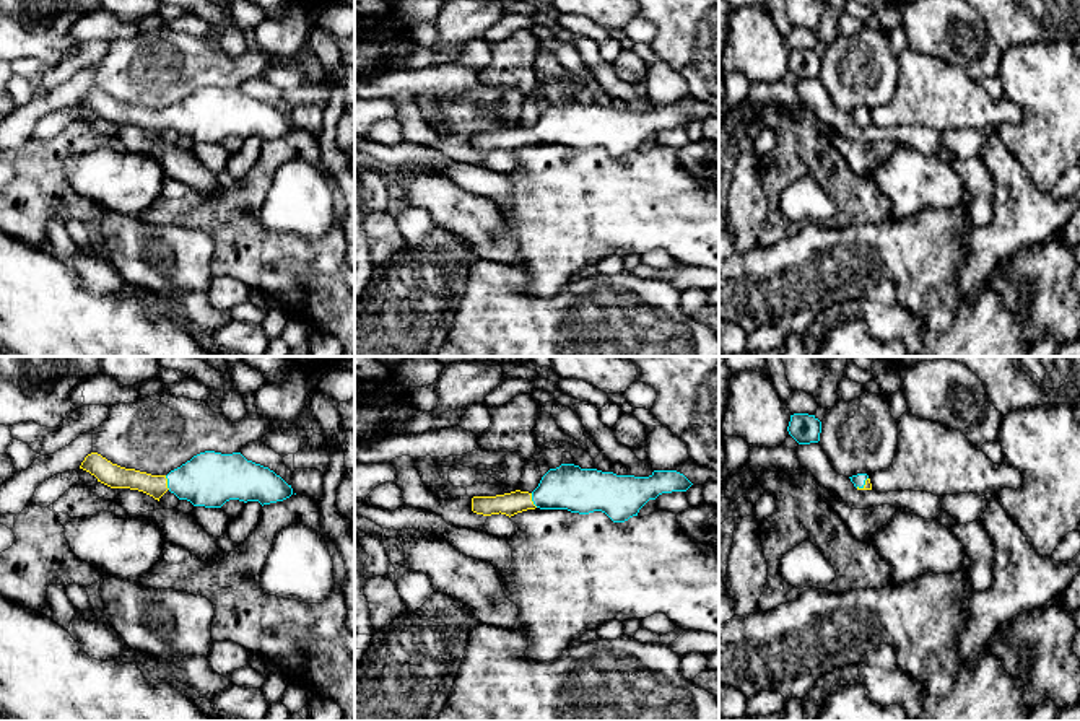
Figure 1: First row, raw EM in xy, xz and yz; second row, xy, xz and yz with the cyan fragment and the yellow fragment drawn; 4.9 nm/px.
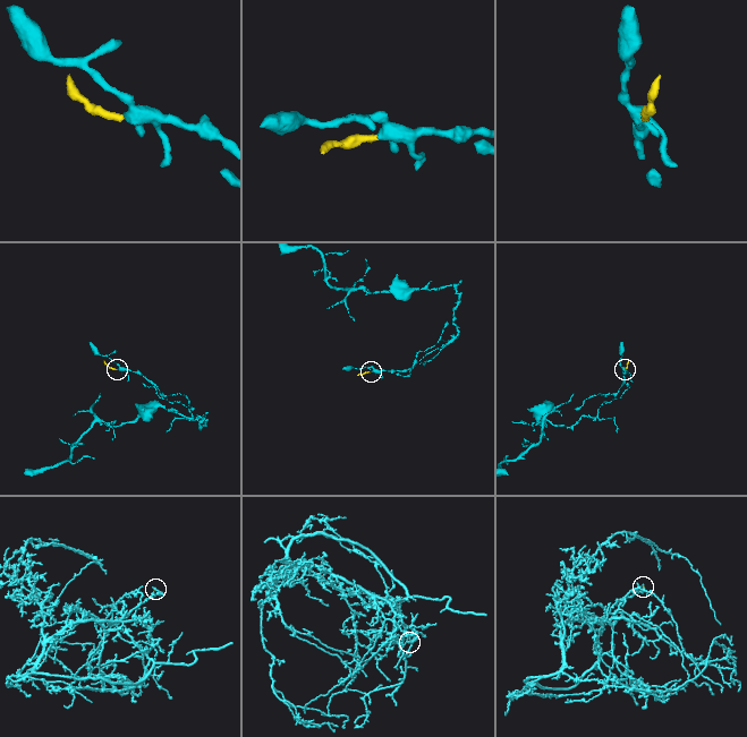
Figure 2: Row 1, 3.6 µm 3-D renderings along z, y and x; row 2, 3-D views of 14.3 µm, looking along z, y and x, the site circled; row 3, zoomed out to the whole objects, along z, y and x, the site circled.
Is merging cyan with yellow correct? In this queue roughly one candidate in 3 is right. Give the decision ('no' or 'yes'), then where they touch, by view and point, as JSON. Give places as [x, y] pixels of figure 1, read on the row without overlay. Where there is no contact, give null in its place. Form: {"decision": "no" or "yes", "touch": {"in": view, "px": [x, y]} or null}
{"decision": "yes", "touch": {"in": "xy", "px": [168, 117]}}

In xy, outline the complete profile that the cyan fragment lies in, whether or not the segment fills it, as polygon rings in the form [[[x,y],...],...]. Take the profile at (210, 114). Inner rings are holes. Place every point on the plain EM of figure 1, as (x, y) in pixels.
[[[205,86],[168,111],[125,104],[98,88],[88,90],[80,104],[111,124],[138,125],[158,137],[169,125],[179,135],[205,143],[221,143],[229,135],[259,137],[263,142],[293,130],[291,120],[280,111],[247,96],[241,88]]]

